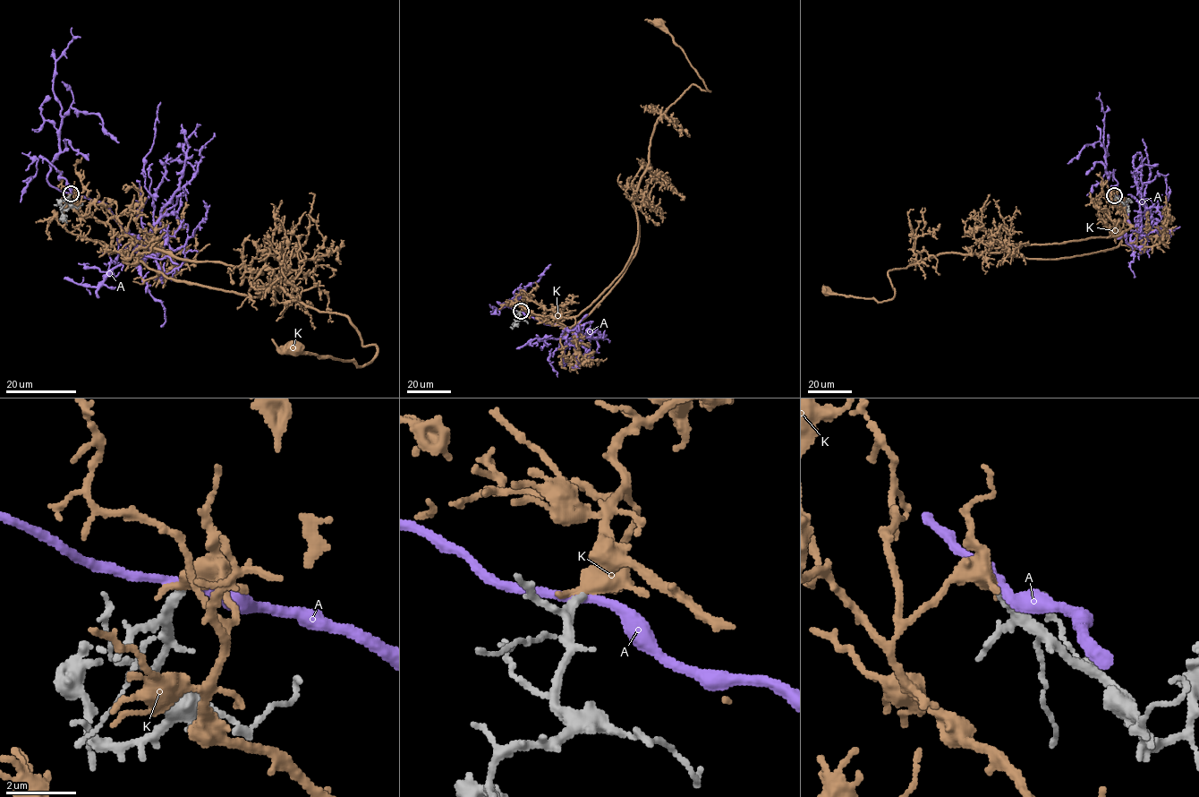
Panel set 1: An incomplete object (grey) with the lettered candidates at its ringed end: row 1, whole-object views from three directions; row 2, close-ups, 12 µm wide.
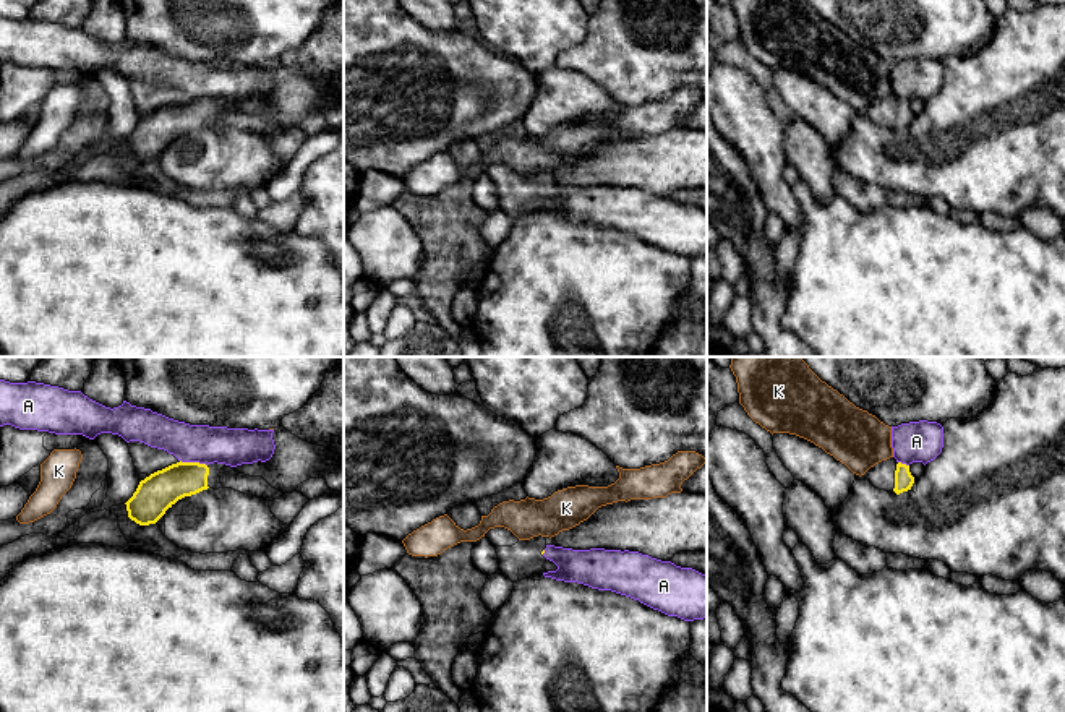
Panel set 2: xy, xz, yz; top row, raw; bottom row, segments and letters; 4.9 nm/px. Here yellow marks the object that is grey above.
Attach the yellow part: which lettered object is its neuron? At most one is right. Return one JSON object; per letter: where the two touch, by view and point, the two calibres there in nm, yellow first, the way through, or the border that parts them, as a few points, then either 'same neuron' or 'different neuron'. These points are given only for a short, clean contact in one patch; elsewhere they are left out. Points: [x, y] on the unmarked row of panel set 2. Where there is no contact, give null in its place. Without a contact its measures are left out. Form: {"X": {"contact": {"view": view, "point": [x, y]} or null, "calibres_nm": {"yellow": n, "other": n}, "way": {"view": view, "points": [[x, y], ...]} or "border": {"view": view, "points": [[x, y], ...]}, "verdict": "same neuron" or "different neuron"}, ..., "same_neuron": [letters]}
{"A": {"contact": {"view": "xy", "point": [193, 99]}, "calibres_nm": {"yellow": 190, "other": 190}, "border": {"view": "xy", "points": [[180, 96], [206, 102]]}, "verdict": "different neuron"}, "K": {"contact": null, "verdict": "different neuron"}, "same_neuron": []}

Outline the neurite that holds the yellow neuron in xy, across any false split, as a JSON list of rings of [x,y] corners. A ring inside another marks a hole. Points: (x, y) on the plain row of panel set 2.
[[[180,97],[151,110],[125,139],[128,154],[139,162],[156,161],[178,136],[207,125],[224,125],[219,114],[224,104],[230,102]]]

